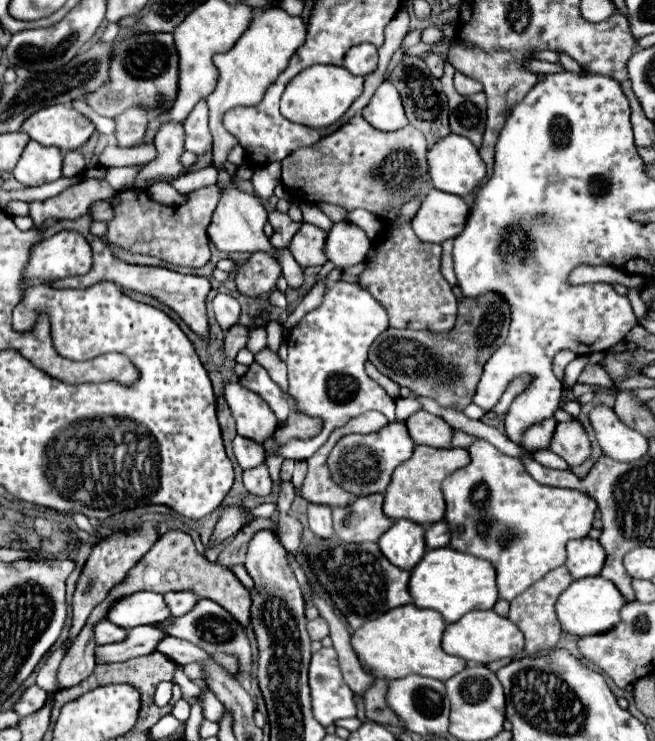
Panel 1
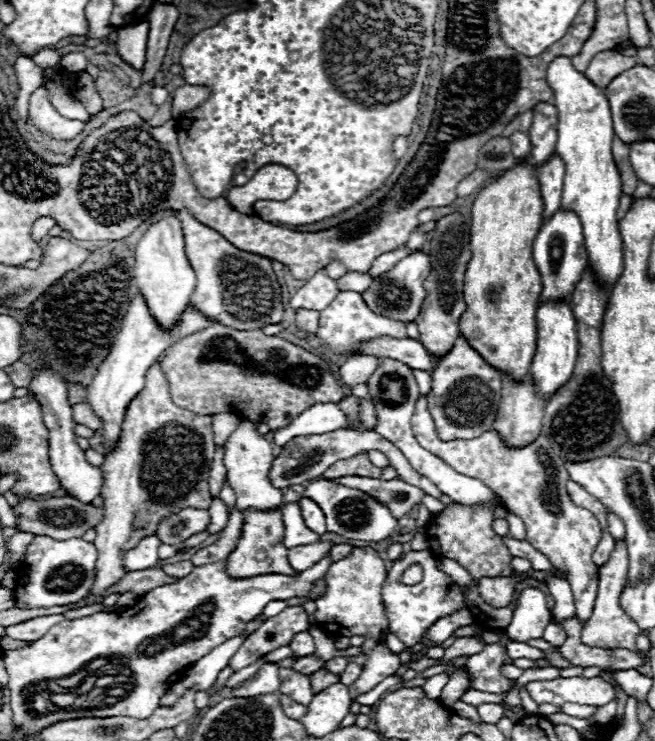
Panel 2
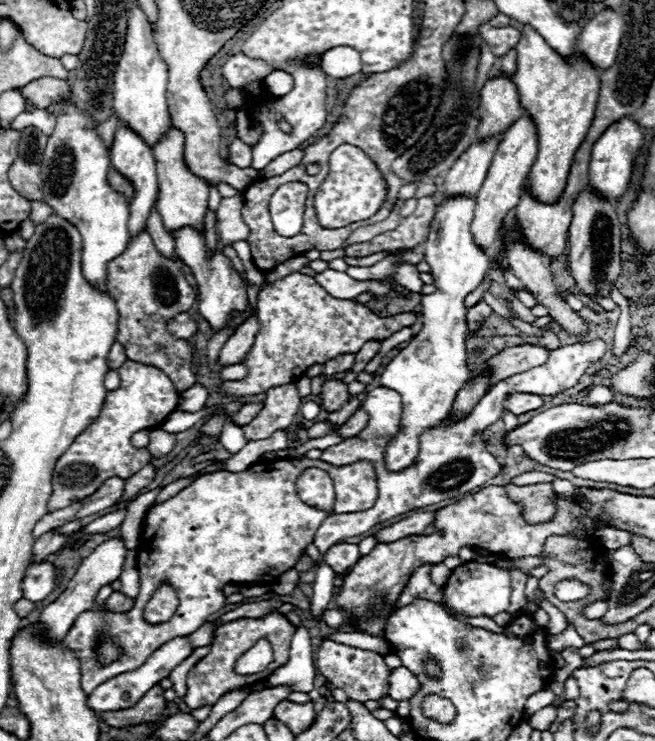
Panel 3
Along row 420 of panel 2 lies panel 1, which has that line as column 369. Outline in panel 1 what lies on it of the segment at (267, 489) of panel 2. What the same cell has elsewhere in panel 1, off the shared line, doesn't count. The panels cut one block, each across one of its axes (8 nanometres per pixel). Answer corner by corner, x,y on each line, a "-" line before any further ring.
336,222
328,230
326,256
330,262
334,262
334,266
342,270
364,262
370,248
372,240
368,240
368,236
364,236
364,230
356,228
356,224
352,222

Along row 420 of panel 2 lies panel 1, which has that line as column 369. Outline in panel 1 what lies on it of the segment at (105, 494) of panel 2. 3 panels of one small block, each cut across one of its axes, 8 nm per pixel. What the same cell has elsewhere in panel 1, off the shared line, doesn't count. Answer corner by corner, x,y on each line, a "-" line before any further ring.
356,114
314,146
292,152
286,158
288,168
282,168
282,184
290,196
324,196
306,198
306,202
340,204
348,210
364,208
386,220
388,212
402,208
416,196
426,196
430,190
426,152
426,138
418,128
408,124
396,132
382,132

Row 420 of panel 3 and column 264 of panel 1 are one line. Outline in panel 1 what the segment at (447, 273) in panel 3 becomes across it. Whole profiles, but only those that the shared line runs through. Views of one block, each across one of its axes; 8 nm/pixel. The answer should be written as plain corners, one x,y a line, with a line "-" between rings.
228,382
224,386
224,398
240,436
262,444
276,430
276,416
268,404
258,394
246,390
240,382

